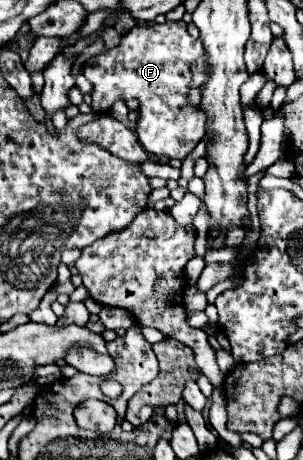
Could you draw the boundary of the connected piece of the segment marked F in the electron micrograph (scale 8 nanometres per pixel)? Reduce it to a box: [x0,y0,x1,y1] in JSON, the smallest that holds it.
[81,20,207,159]

